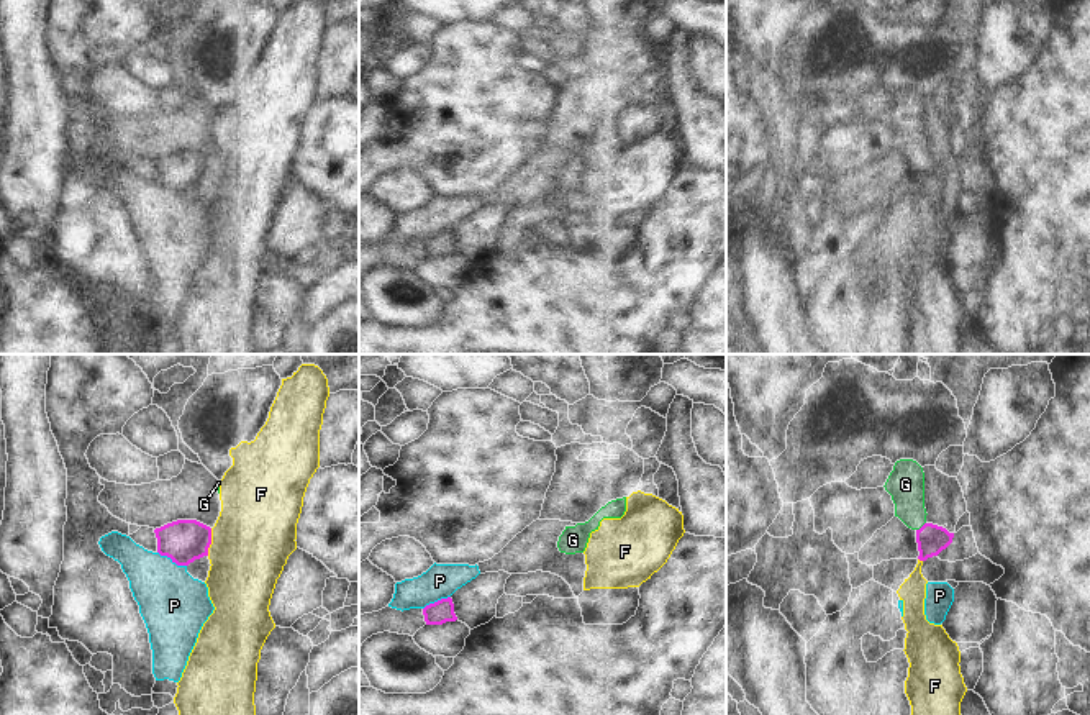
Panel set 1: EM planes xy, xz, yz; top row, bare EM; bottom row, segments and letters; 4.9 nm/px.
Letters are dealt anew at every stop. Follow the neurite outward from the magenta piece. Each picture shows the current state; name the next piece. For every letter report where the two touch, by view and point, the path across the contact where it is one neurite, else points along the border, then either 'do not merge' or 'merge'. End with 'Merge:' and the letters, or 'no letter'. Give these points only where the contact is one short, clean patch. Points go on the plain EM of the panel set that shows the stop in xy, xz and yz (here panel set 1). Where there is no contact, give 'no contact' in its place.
F: xy (210, 174) | along xy (212, 161), (212, 176), (207, 187) | do not merge
G: yz (921, 159) | across yz (931, 173), (921, 159), (910, 143), (905, 117) | merge
P: xy (172, 192) | do not merge
Merge: G

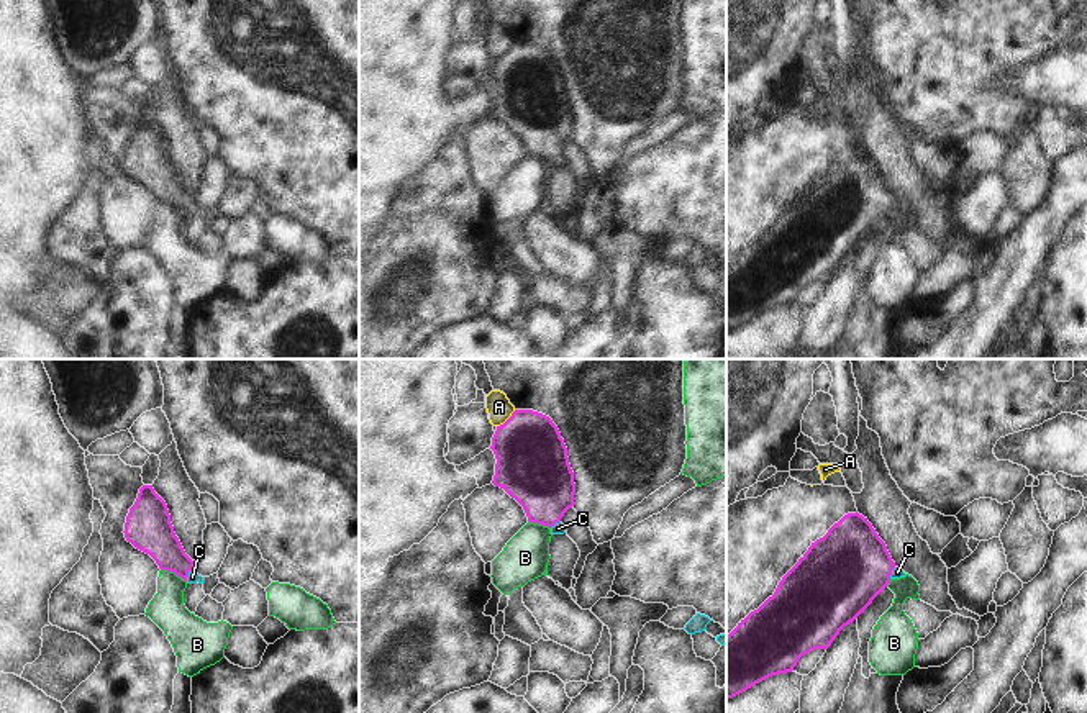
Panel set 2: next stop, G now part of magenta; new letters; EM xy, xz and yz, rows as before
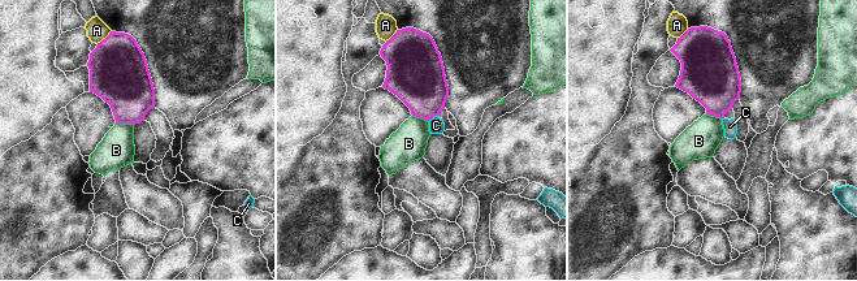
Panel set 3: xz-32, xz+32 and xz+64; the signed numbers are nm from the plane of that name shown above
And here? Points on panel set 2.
A: xz (507, 53) | do not merge
B: xy (174, 205) | do not merge
C: xy (187, 207) | across xy (154, 168), (187, 207), (192, 210) | merge
Merge: C

